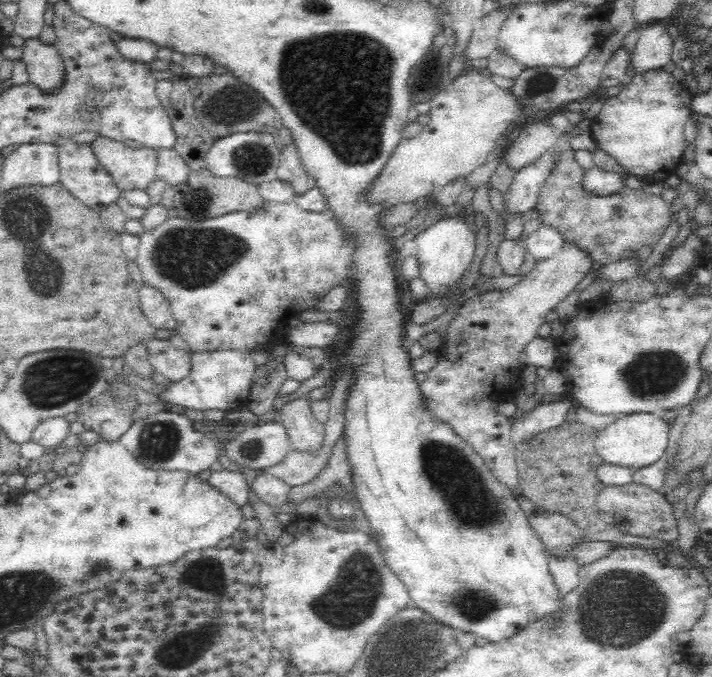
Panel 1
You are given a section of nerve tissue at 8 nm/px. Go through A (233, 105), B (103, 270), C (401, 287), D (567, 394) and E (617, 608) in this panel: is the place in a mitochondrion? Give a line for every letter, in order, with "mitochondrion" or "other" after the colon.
A: mitochondrion
B: other
C: other
D: other
E: mitochondrion

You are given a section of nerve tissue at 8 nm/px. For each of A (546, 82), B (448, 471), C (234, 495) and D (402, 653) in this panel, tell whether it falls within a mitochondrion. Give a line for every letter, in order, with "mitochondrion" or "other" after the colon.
A: mitochondrion
B: mitochondrion
C: other
D: mitochondrion

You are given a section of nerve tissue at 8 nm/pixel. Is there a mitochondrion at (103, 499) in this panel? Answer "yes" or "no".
no

